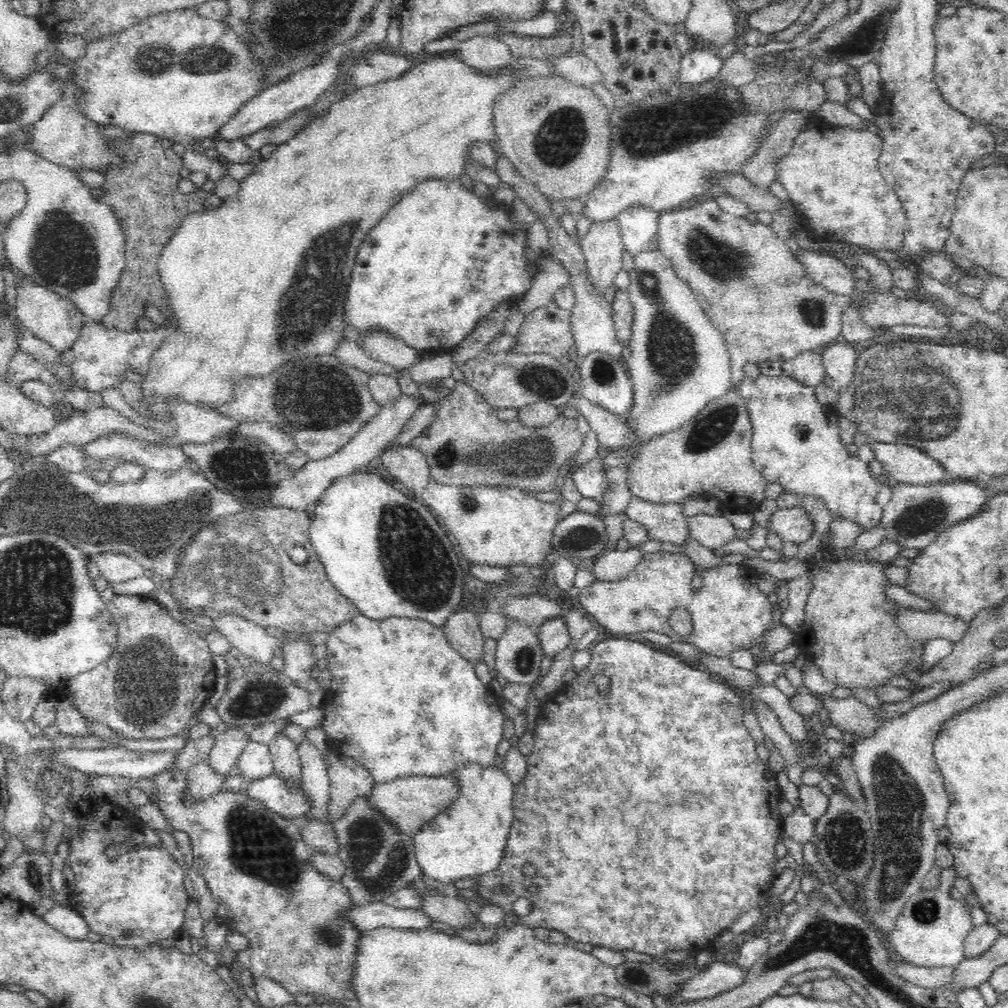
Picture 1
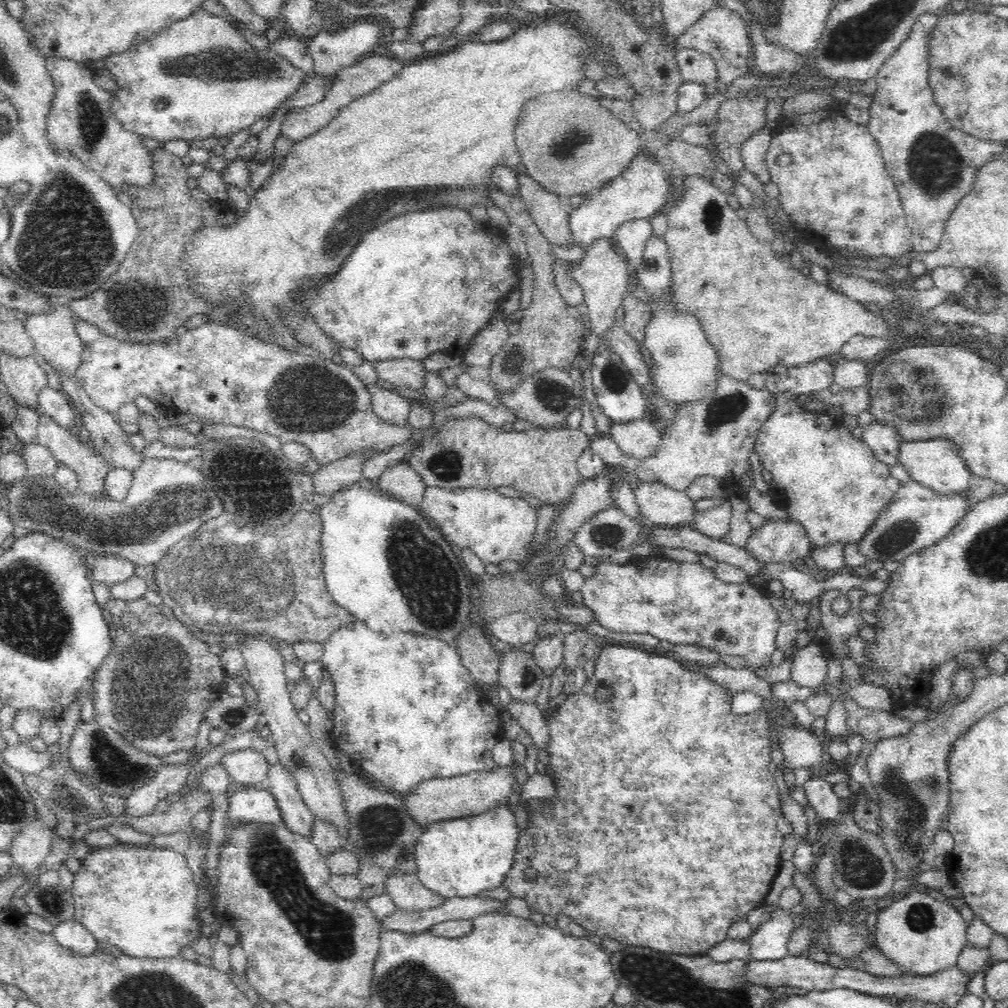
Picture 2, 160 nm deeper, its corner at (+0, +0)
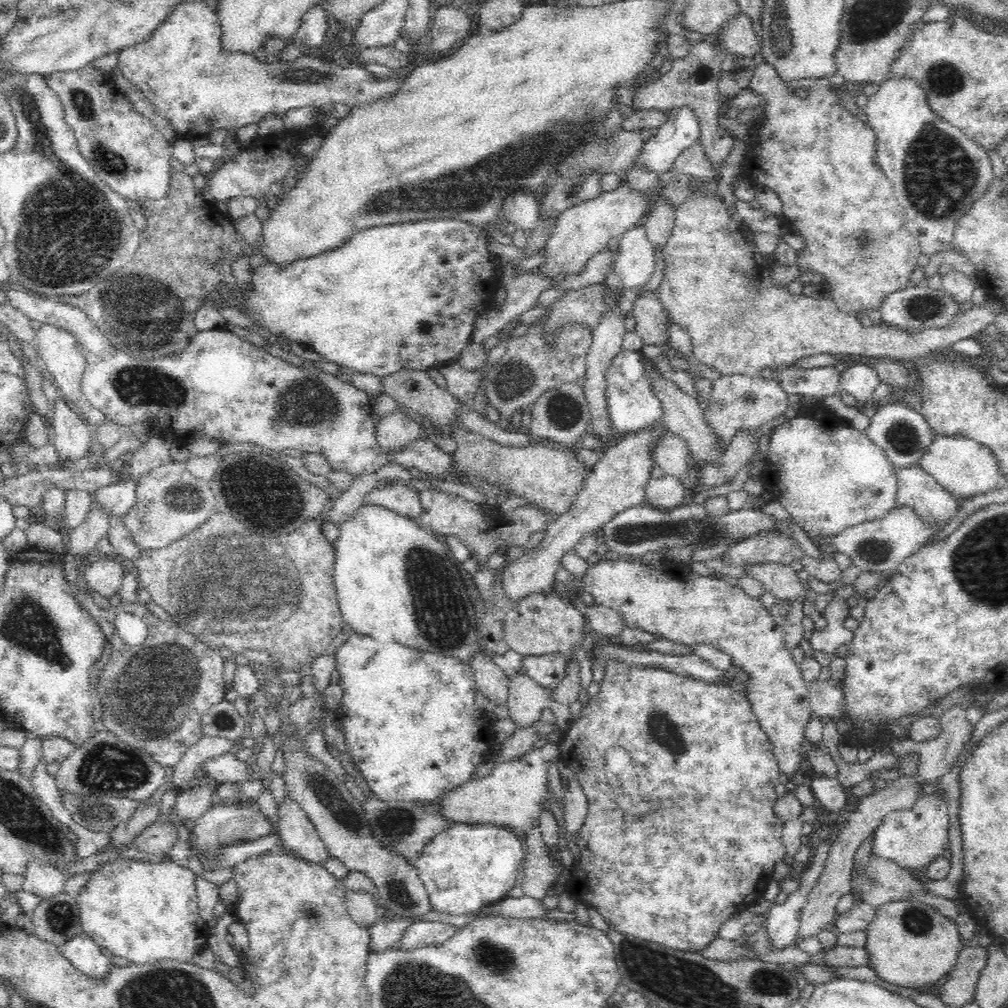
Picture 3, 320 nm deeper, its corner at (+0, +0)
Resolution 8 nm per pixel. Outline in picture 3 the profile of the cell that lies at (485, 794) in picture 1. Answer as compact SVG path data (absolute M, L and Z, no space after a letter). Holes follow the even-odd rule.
M456 823L436 835L414 862L417 875L425 884L432 911L448 916L476 913L483 906L505 899L519 882L525 861L520 834L494 825Z

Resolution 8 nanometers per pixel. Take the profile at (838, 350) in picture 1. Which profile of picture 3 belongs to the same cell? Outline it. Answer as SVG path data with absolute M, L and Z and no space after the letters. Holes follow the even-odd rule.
M867 364L842 366L841 370L841 392L846 391L861 404L864 403L864 400L868 400L881 384L877 371Z

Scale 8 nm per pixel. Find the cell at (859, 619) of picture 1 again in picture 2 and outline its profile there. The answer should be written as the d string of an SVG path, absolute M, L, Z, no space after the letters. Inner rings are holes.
M853 589L846 593L851 607L843 615L838 615L832 611L832 603L838 598L839 594L840 591L838 590L824 592L819 609L821 612L821 624L828 632L829 640L831 640L831 645L827 646L825 650L826 655L830 659L839 660L841 664L845 654L848 654L849 657L847 640L852 635L858 635L858 626L864 622L860 613L863 611L861 598L865 595L865 592L862 589Z

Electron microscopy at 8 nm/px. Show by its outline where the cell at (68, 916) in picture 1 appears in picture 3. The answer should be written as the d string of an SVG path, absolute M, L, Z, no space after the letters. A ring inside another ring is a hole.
M84 932L74 938L68 938L68 942L64 942L59 950L72 966L92 980L104 980L108 970L112 968L111 961L102 954L102 948Z

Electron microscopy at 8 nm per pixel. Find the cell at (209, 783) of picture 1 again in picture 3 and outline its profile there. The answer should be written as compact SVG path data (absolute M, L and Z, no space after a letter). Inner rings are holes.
M156 822L135 839L134 846L138 851L152 855L168 854L178 838L174 822Z

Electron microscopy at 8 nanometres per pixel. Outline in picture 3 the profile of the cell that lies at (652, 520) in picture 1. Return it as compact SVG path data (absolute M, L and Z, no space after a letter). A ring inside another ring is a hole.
M664 474L648 481L645 503L658 509L676 508L687 501L689 493L677 478Z

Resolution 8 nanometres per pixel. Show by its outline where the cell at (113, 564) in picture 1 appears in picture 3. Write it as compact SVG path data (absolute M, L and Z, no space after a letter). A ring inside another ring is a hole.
M101 556L98 561L86 563L81 568L81 576L88 590L108 599L121 590L124 574L124 563L112 556Z

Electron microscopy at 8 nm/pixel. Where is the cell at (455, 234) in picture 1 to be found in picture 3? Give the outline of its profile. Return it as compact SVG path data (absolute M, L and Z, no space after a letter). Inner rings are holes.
M457 218L424 219L414 222L400 222L390 226L376 226L376 228L361 230L358 234L352 235L342 245L342 248L324 252L314 258L298 259L283 267L265 258L258 268L251 270L250 289L238 287L237 306L242 306L242 313L246 313L248 317L256 318L260 333L282 336L282 339L286 338L286 341L290 341L290 343L306 344L310 350L314 346L314 350L322 360L334 363L339 367L347 367L356 373L377 375L384 379L387 375L395 374L403 369L427 371L456 360L470 345L476 317L489 309L487 301L500 285L497 270L500 269L502 260L496 254L488 251L487 241L488 237L482 227Z

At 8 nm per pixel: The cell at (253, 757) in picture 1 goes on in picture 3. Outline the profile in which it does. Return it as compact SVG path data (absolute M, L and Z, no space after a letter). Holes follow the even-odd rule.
M234 751L209 758L202 764L208 777L215 783L242 783L249 780L248 762L240 761Z

